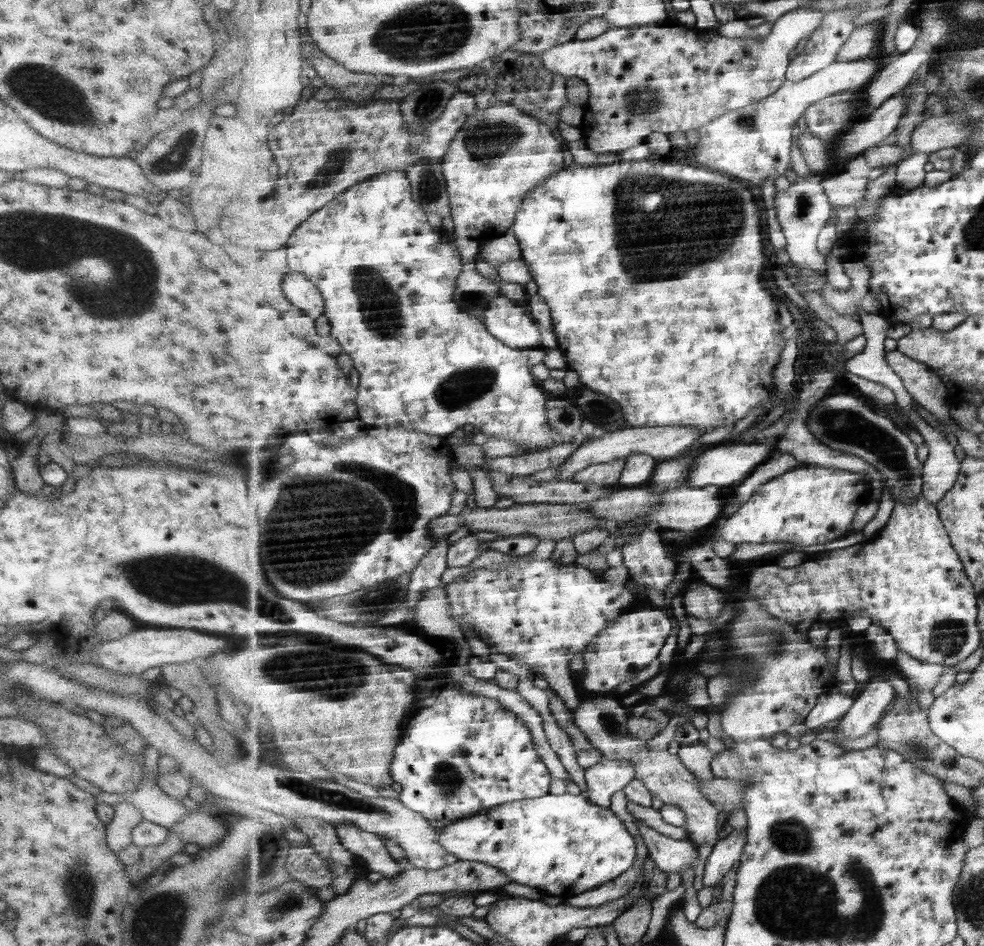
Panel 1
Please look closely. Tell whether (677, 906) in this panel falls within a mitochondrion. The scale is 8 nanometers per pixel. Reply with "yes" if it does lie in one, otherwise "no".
no

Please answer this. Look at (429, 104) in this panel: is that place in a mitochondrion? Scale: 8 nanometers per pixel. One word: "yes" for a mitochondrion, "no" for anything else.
yes

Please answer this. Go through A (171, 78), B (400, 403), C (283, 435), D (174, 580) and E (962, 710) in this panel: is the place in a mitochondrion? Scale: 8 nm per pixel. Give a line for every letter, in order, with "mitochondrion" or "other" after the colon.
A: other
B: other
C: other
D: mitochondrion
E: other

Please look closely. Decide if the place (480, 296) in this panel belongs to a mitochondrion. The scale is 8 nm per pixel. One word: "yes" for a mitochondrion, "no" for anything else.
yes

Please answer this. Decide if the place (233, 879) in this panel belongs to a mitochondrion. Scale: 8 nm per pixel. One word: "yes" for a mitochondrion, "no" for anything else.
yes

